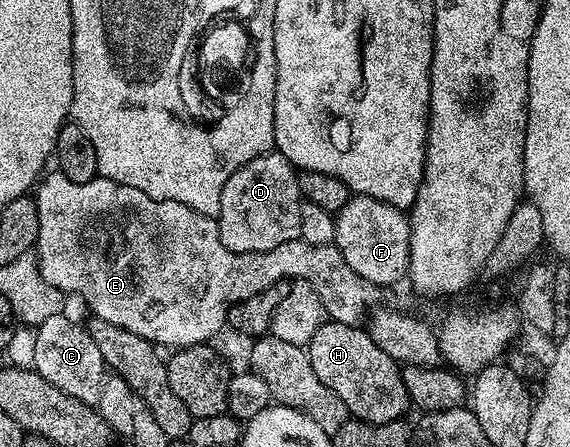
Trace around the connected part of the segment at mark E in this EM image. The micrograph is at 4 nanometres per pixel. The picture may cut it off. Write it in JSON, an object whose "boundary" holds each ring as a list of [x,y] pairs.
{"boundary":[[[54,170],[51,172],[50,177],[47,175],[37,185],[36,195],[34,196],[36,210],[40,214],[36,259],[44,282],[48,282],[48,286],[60,290],[63,294],[69,294],[71,297],[73,297],[72,295],[79,296],[91,308],[89,311],[93,315],[104,318],[104,322],[112,322],[112,326],[120,326],[132,334],[140,334],[140,338],[149,340],[155,346],[161,346],[166,350],[177,350],[187,348],[193,344],[205,344],[213,341],[215,339],[213,336],[221,328],[225,329],[227,327],[226,315],[230,312],[232,305],[239,304],[256,294],[260,294],[260,290],[268,290],[273,284],[279,284],[281,280],[311,284],[320,294],[320,302],[324,302],[327,317],[341,324],[361,325],[368,309],[375,303],[375,301],[373,302],[374,292],[376,292],[375,285],[369,284],[364,278],[360,278],[360,274],[356,274],[356,270],[352,270],[352,266],[348,266],[348,262],[344,262],[344,254],[340,254],[340,250],[334,243],[313,244],[299,238],[292,242],[284,242],[284,246],[276,246],[276,250],[268,250],[267,252],[233,252],[228,250],[228,246],[224,246],[224,242],[220,242],[217,219],[200,214],[180,202],[157,200],[132,186],[124,186],[120,182],[95,178],[81,184],[80,182],[72,182],[60,171]]]}

